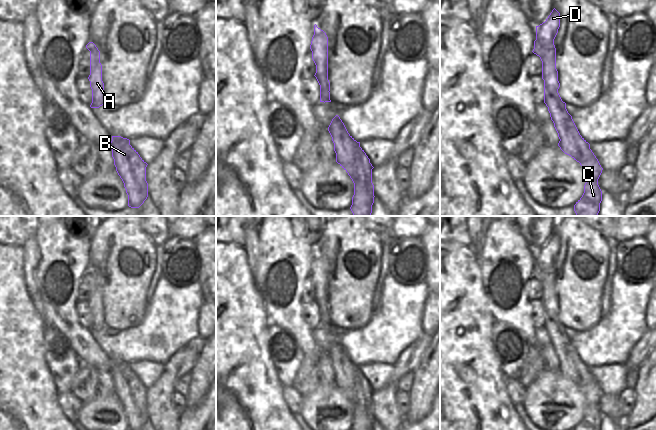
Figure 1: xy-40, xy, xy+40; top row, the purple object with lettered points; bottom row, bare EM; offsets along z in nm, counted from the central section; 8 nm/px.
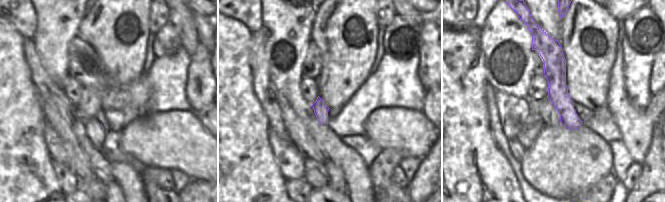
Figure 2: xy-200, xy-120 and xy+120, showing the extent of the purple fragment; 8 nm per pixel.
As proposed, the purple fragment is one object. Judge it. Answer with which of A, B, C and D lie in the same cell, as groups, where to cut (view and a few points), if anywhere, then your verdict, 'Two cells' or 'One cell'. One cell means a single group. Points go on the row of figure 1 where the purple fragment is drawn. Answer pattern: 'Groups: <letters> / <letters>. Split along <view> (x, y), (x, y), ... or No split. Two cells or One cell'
Groups: A D / B C. Split along xy+40 (536, 37), (539, 45), (554, 48). Two cells

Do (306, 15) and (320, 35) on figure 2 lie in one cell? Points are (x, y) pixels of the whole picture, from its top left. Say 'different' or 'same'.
different

